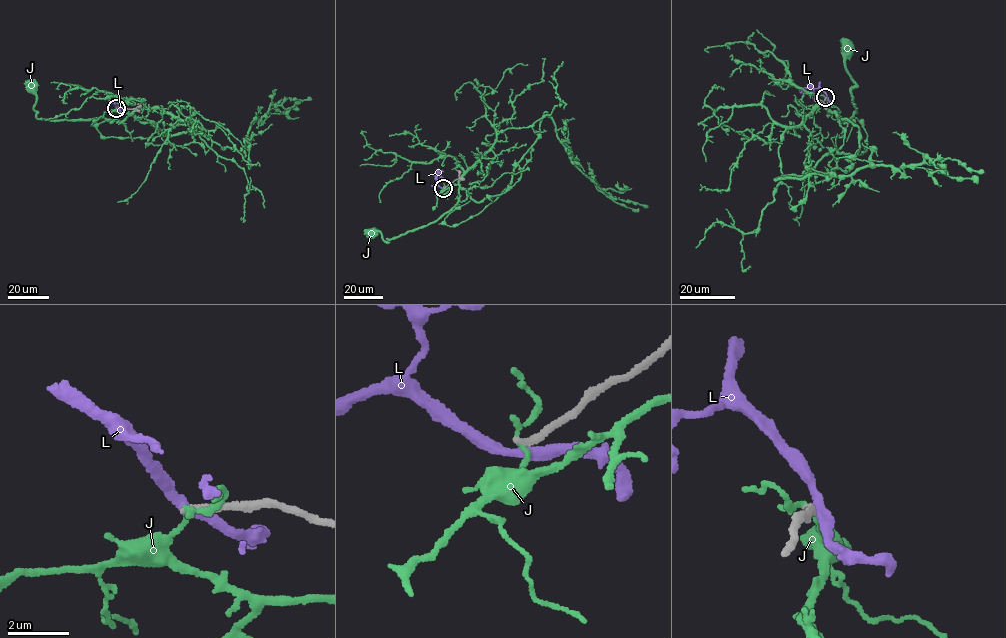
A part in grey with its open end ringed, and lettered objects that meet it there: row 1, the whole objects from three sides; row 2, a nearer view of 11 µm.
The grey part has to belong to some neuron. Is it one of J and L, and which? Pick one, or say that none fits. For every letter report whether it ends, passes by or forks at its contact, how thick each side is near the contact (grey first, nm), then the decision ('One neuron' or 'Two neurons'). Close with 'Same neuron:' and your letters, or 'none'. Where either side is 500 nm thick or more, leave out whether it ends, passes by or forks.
J: It passes by. Thickness 240 nm (grey) against 130 nm. Two neurons
L: It passes by. Thickness 280 nm (grey) against 320 nm. Two neurons
Same neuron: none

